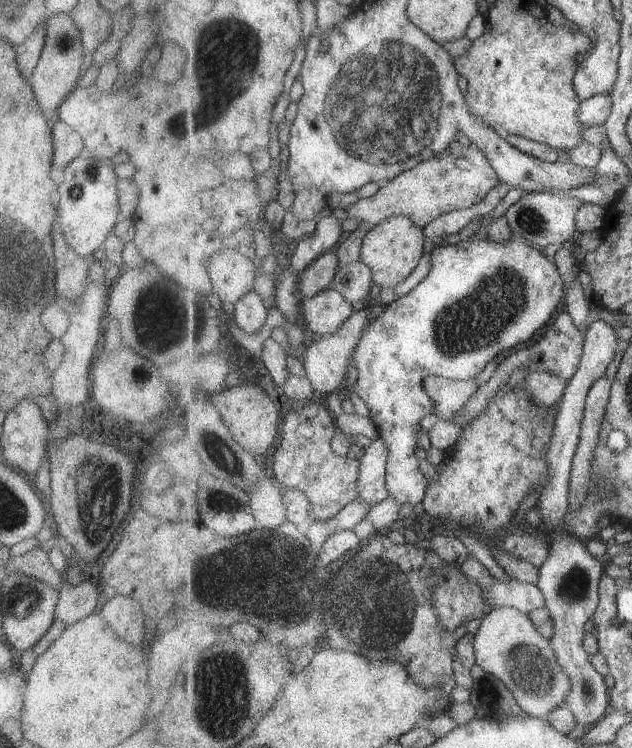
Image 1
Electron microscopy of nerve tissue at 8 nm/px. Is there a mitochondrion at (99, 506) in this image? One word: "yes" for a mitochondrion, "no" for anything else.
yes

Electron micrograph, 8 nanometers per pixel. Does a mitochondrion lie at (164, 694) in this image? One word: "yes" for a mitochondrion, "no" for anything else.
no

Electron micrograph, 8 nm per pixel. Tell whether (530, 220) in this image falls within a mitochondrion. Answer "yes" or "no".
yes

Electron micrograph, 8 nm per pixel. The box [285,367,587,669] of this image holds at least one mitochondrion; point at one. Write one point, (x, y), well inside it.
(372, 607)

